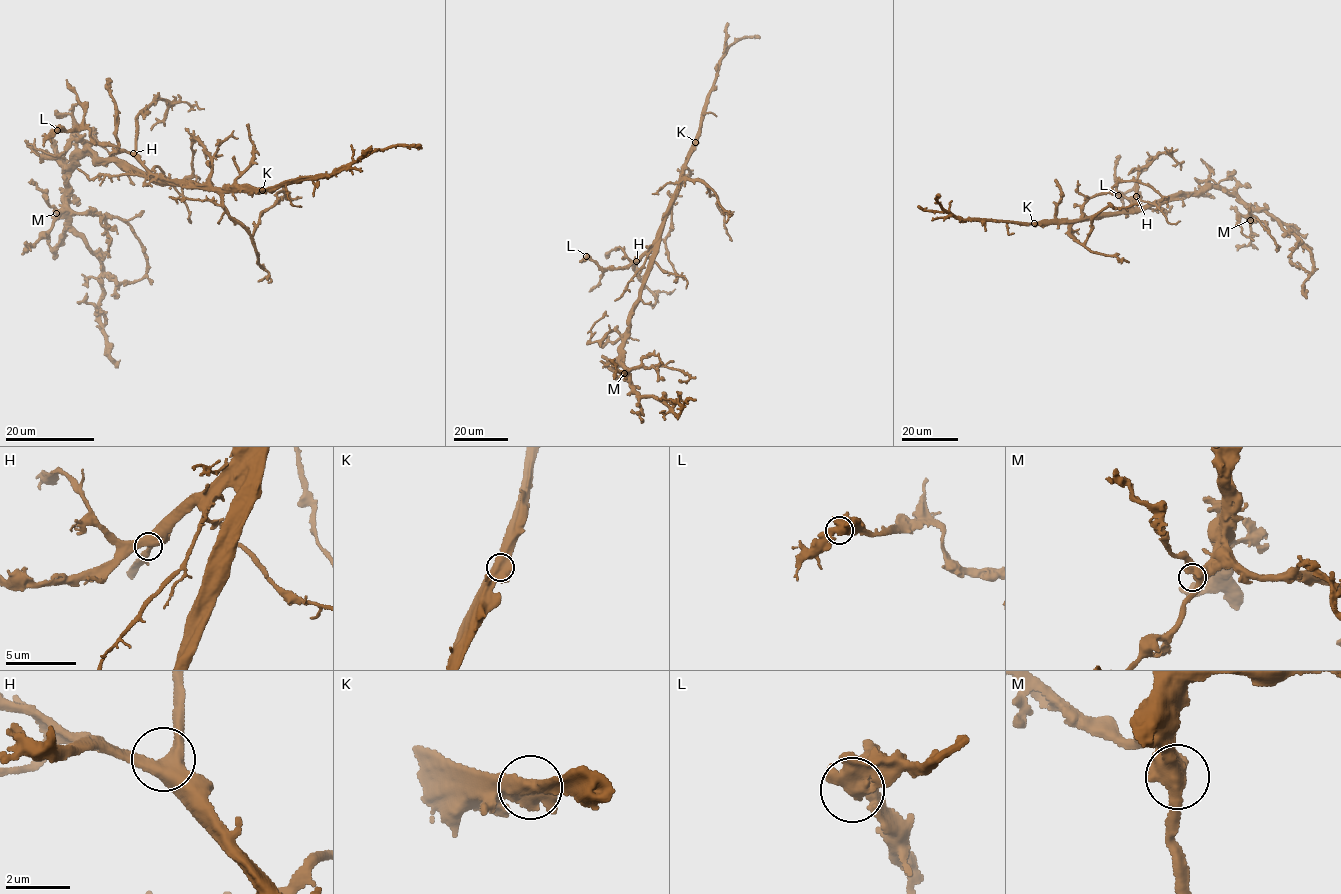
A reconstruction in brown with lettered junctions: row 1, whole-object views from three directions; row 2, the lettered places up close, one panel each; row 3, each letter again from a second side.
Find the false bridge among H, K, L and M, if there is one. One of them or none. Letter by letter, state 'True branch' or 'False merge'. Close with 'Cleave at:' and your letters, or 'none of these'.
H: True branch
K: True branch
L: True branch
M: True branch
Cleave at: none of these

